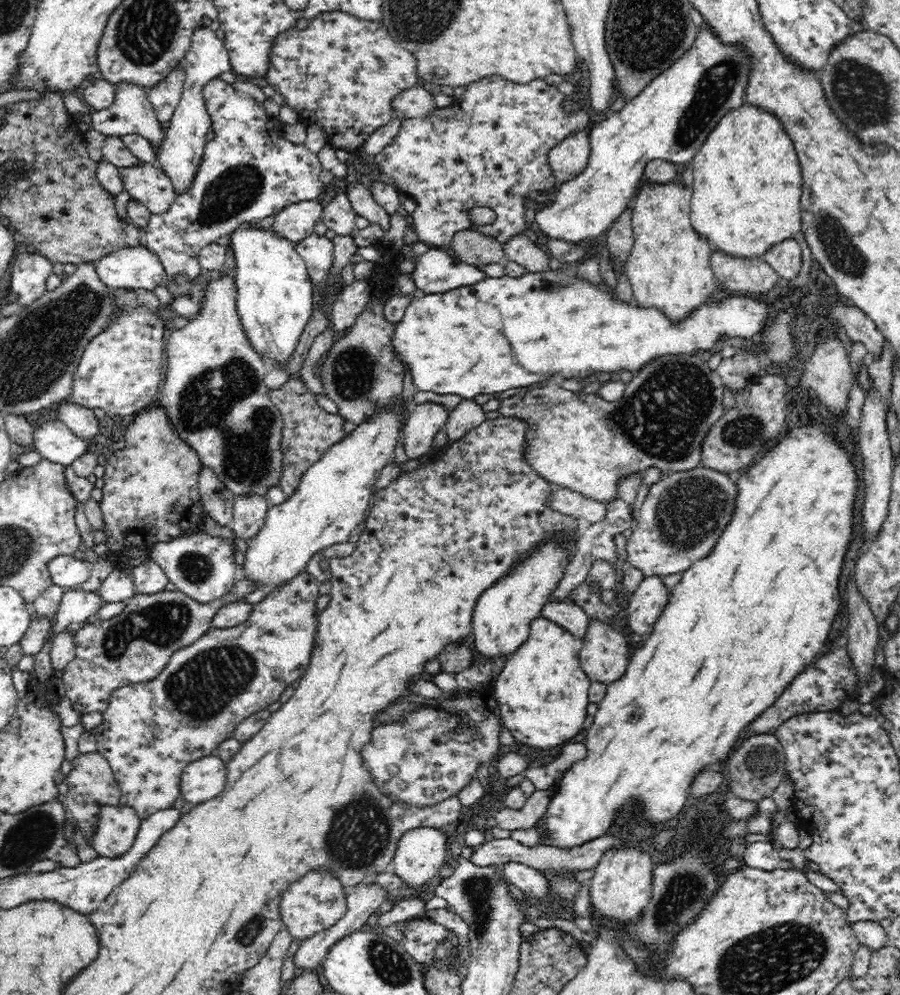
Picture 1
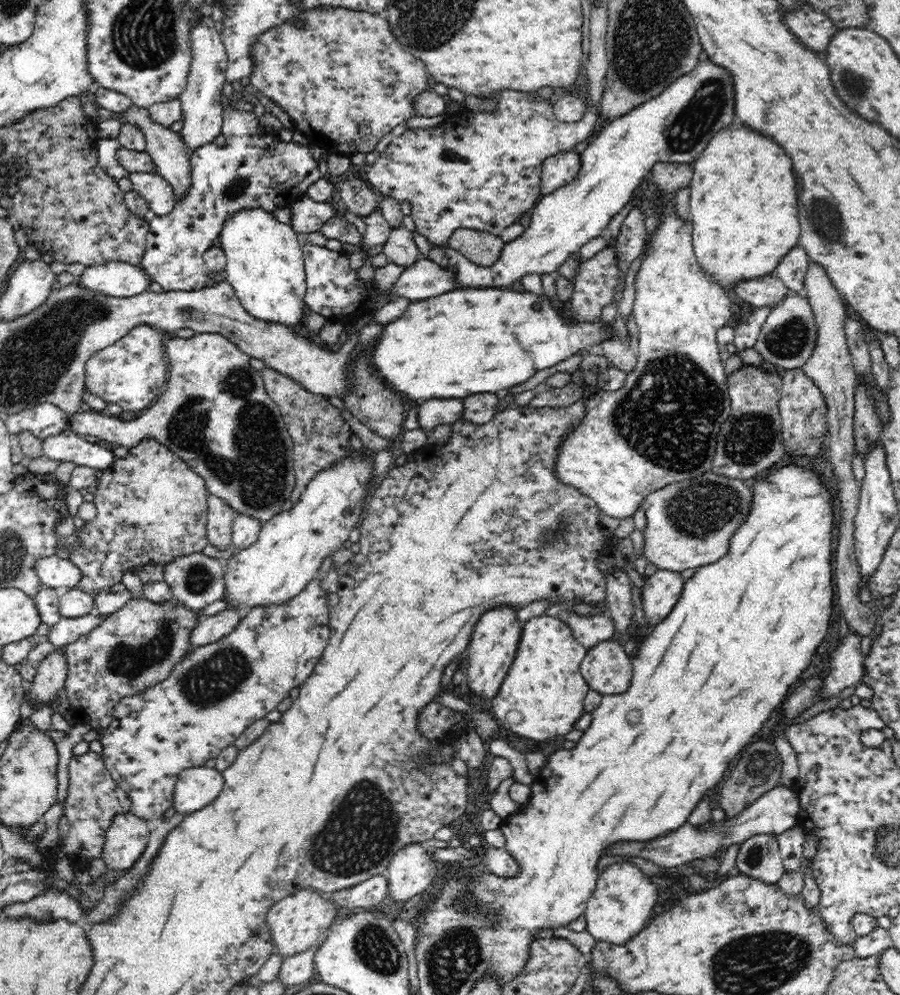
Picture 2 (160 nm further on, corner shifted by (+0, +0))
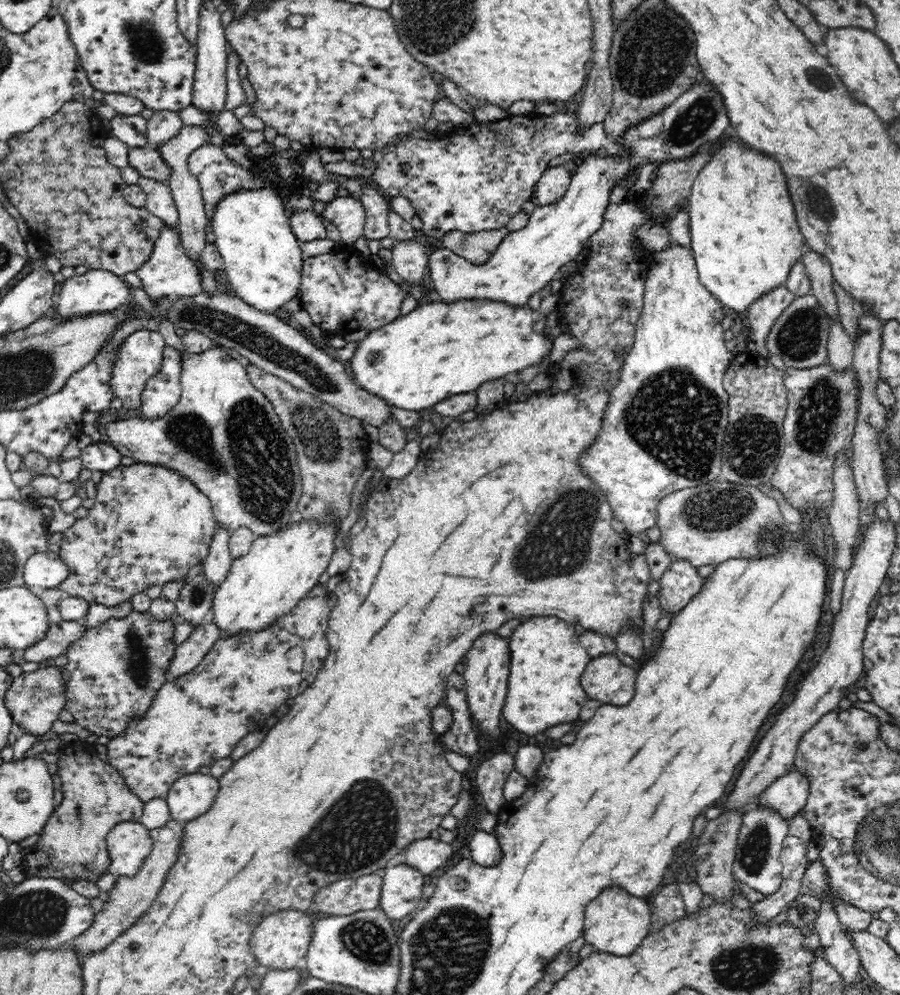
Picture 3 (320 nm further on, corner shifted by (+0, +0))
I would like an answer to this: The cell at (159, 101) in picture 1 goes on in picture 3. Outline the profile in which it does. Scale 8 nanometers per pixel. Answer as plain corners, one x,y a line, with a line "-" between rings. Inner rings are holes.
158,110
147,120
148,146
157,148
172,140
184,126
177,111

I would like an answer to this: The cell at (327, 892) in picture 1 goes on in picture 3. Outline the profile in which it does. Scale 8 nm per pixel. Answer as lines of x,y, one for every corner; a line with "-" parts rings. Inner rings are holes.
294,909
282,910
266,916
254,929
251,940
253,957
259,964
272,970
290,970
301,966
314,936
313,922
318,916
319,914
310,915

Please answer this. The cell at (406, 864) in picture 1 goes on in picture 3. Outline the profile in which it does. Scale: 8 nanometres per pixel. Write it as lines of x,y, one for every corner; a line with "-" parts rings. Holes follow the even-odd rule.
395,861
384,869
380,908
395,924
408,916
421,902
425,875
405,861

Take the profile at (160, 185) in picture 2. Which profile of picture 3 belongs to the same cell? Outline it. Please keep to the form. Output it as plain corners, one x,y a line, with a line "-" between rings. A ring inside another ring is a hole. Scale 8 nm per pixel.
140,177
138,186
146,193
145,207
153,216
162,219
167,226
177,226
179,212
169,186
151,178

